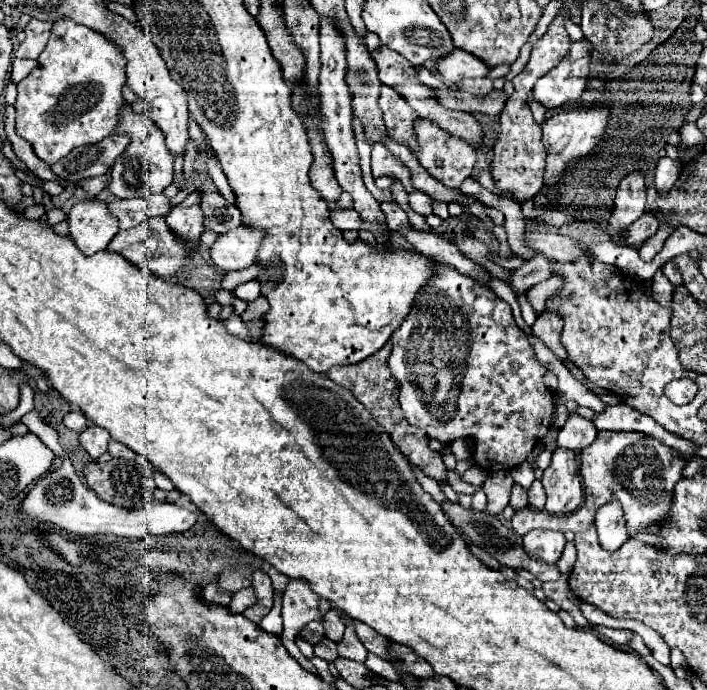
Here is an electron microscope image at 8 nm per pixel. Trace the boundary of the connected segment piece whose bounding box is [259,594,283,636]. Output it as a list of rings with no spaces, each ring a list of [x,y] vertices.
[[[275,594],[275,606],[273,610],[259,622],[259,628],[269,632],[269,634],[275,634],[275,636],[281,636],[283,632],[283,620],[281,620],[281,596]]]

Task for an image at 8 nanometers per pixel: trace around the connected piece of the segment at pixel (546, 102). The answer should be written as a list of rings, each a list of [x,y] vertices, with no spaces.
[[[591,42],[572,43],[569,54],[535,84],[535,100],[547,110],[577,102],[587,88]]]

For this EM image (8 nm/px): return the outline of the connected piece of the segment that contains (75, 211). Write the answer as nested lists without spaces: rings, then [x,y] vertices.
[[[99,200],[79,202],[69,212],[69,238],[85,254],[93,256],[105,250],[107,244],[117,234],[117,224],[107,212],[107,204]]]

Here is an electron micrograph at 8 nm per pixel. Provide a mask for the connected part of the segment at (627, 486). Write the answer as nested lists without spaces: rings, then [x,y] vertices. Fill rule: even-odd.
[[[599,432],[595,442],[583,450],[583,464],[581,464],[581,476],[583,476],[583,504],[573,514],[557,518],[555,514],[549,514],[545,510],[535,510],[527,506],[525,510],[515,512],[511,526],[517,534],[527,534],[529,530],[559,530],[559,532],[581,532],[587,528],[587,524],[593,522],[595,512],[599,506],[619,500],[627,518],[627,532],[639,534],[647,524],[653,524],[655,520],[663,520],[667,516],[667,504],[671,504],[671,488],[681,480],[681,470],[685,466],[685,460],[681,456],[661,444],[659,440],[645,436],[641,432]]]

